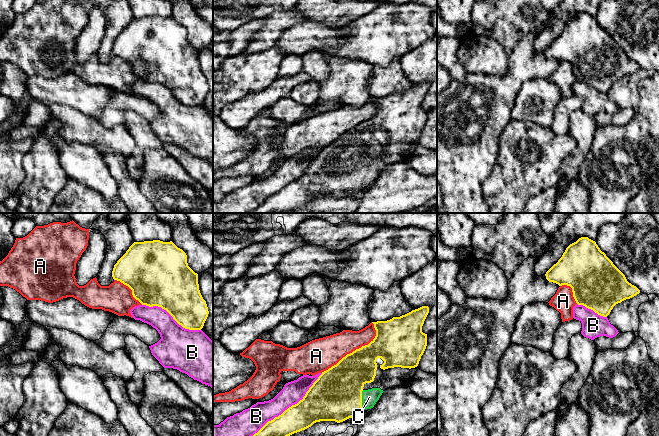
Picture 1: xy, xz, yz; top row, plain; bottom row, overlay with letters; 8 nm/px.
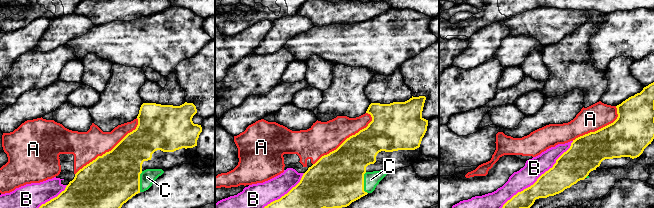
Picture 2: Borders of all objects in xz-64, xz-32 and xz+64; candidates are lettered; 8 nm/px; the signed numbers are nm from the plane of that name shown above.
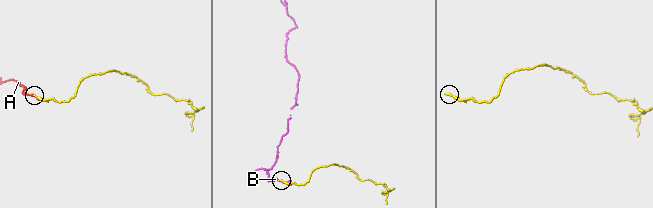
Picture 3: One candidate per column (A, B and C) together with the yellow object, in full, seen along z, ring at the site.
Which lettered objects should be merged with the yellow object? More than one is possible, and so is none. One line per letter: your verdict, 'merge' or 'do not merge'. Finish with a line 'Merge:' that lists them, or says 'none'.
A: do not merge
B: do not merge
C: merge
Merge: C

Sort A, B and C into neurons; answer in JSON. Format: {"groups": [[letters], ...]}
{"groups": [["A"], ["B"], ["C"]]}

